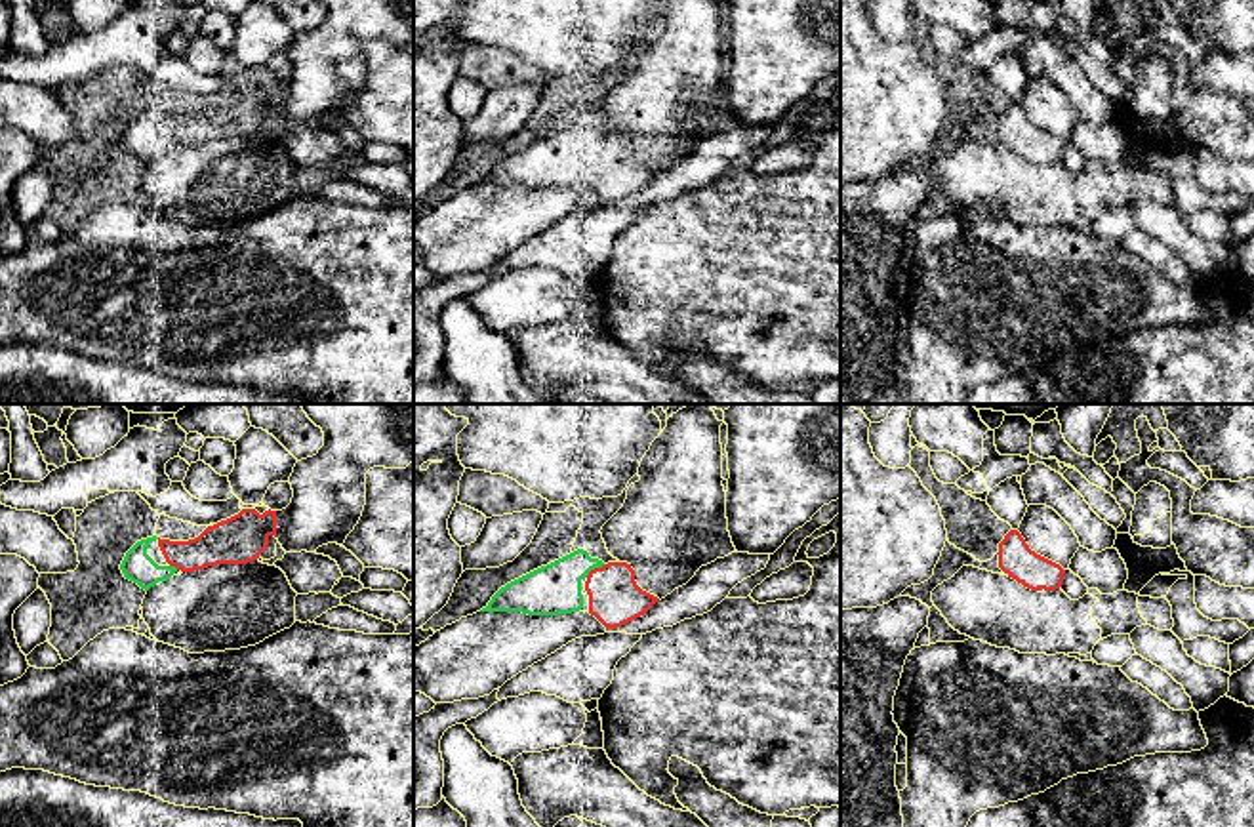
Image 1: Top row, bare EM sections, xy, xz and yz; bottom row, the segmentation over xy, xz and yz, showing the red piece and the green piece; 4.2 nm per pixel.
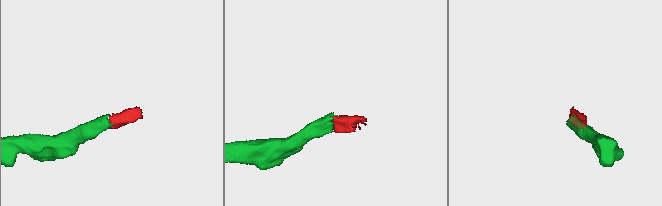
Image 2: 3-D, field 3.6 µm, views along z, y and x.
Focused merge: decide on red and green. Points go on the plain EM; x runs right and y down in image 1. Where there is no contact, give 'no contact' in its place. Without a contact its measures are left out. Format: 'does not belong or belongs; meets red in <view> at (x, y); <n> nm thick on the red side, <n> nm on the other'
belongs; meets red in xz at (595, 141); 220 nm thick on the red side, 220 nm on the other

